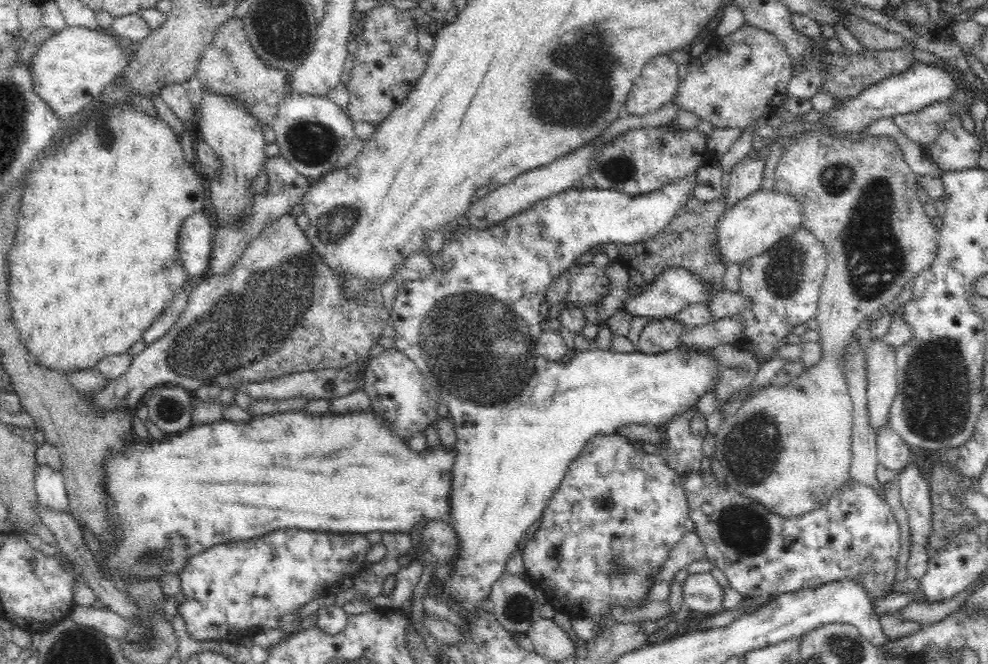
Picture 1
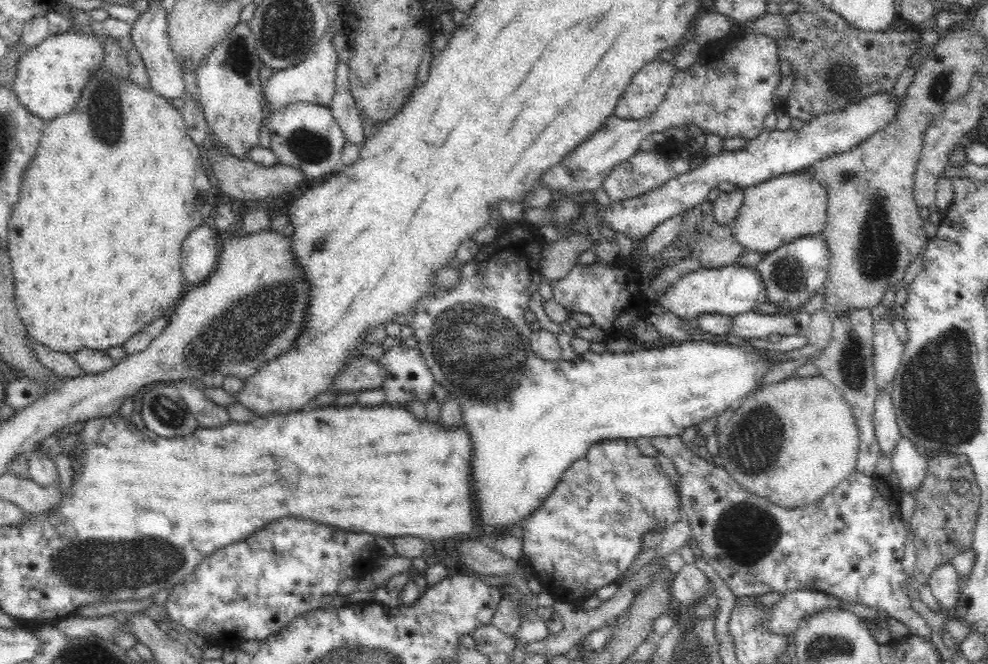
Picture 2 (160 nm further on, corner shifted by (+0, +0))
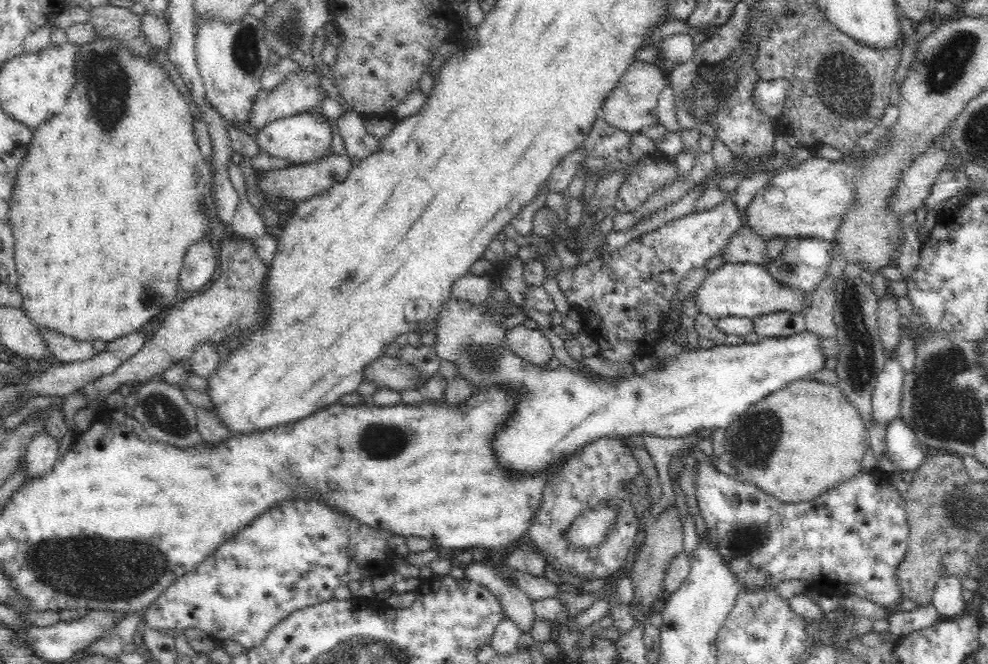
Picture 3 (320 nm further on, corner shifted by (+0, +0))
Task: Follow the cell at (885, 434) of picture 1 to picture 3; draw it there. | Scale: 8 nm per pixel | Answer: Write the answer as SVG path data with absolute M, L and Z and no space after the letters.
M898 359L886 360L871 396L873 418L882 426L886 427L900 412L905 376L906 372Z

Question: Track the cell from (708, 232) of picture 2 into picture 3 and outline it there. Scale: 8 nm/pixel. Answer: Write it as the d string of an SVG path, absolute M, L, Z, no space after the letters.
M744 225L730 238L720 255L725 262L752 263L768 268L772 262L772 259L768 258L768 241Z

